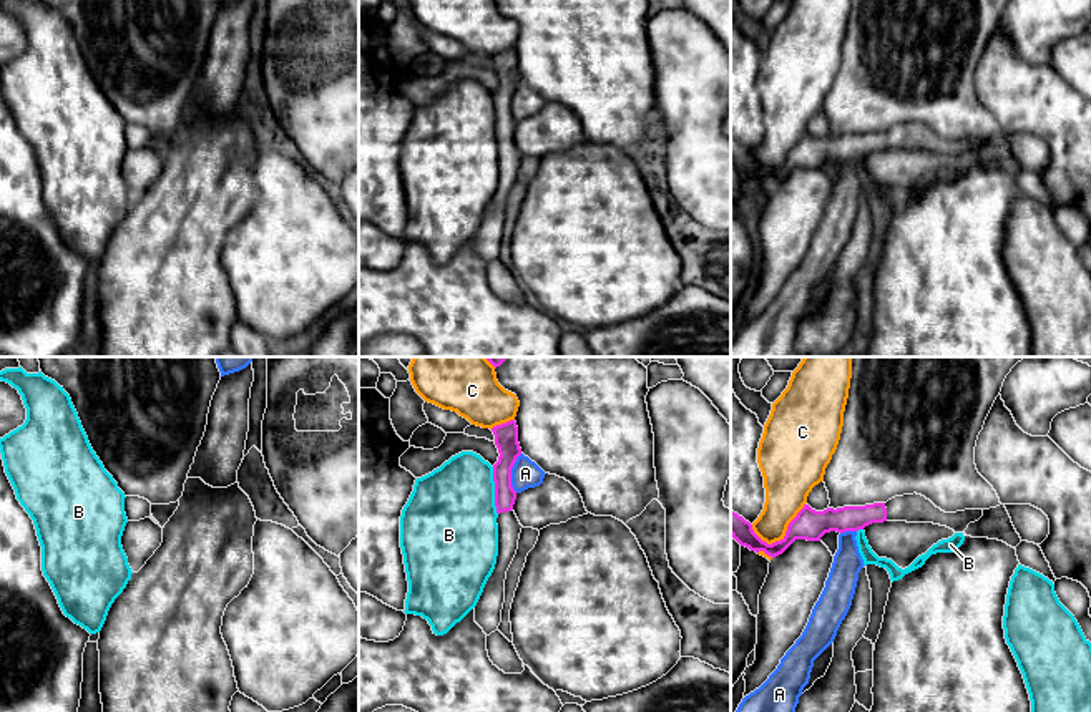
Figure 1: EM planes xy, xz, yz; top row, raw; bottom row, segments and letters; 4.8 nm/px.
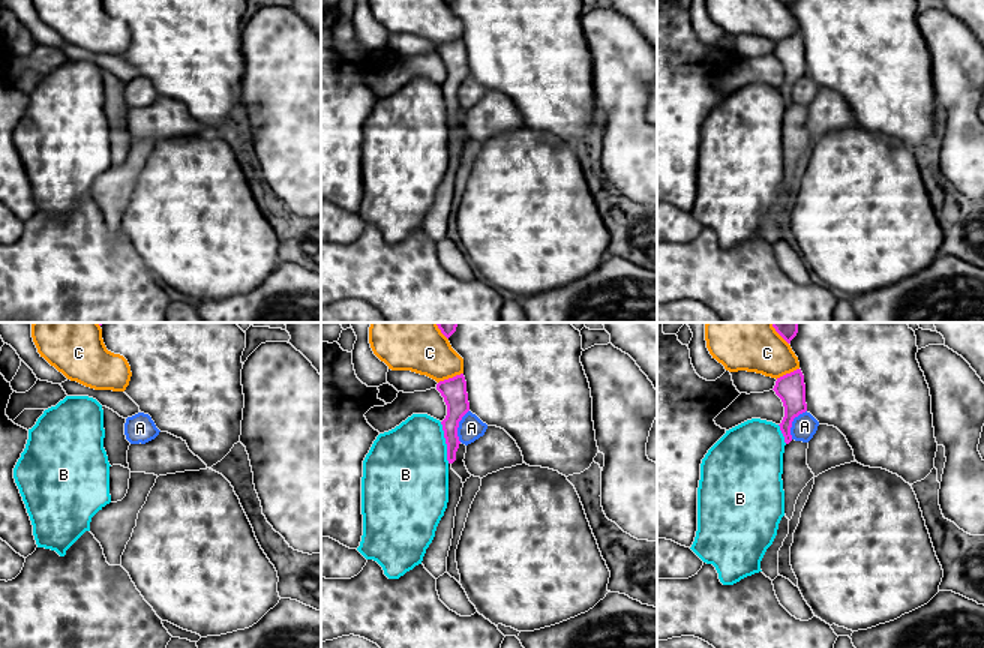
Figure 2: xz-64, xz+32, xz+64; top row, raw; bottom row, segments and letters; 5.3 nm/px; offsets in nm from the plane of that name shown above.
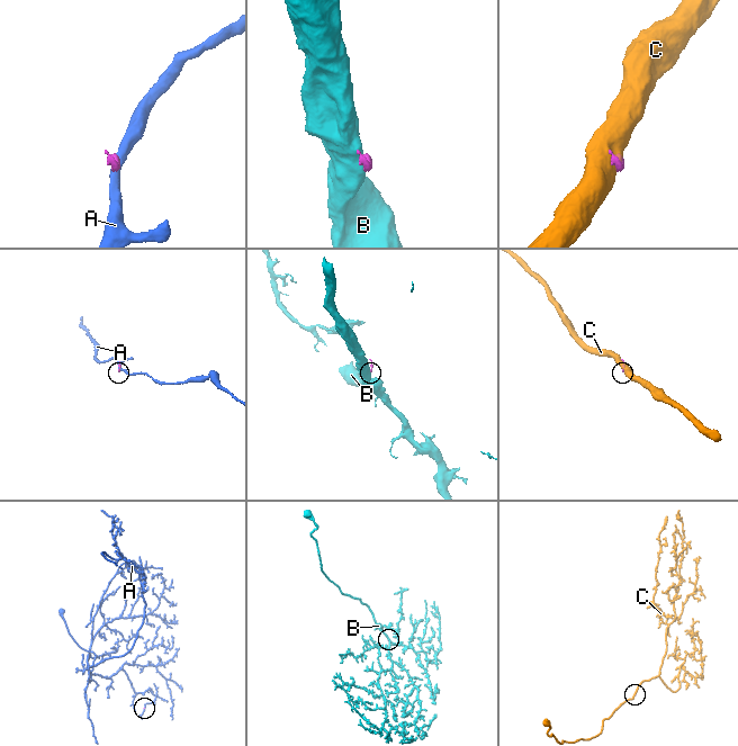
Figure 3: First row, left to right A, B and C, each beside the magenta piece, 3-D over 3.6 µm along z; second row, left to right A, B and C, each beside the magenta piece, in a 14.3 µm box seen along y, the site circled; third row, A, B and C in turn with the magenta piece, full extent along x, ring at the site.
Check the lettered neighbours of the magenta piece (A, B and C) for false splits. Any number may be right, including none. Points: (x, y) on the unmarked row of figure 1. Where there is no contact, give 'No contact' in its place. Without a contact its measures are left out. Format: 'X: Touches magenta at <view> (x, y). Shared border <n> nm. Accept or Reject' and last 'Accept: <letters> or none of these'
A: Touches magenta at xz (510, 102). Shared border 190 nm. Reject
B: Touches magenta at xz (495, 118). Shared border 240 nm. Reject
C: Touches magenta at yz (786, 163). Shared border 300 nm. Reject
Accept: none of these

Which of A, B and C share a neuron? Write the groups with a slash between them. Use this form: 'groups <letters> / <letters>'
groups A / B / C

